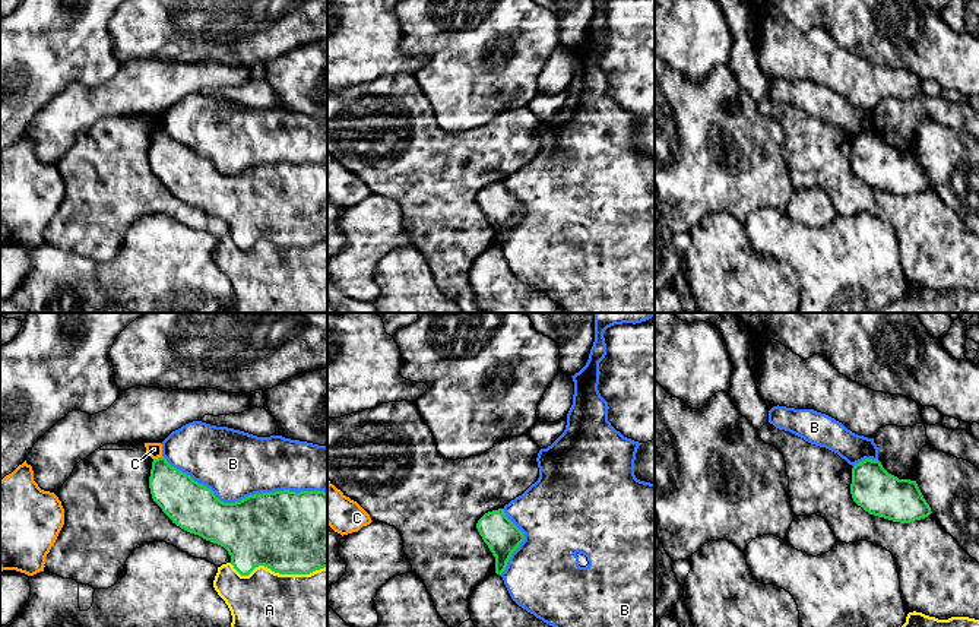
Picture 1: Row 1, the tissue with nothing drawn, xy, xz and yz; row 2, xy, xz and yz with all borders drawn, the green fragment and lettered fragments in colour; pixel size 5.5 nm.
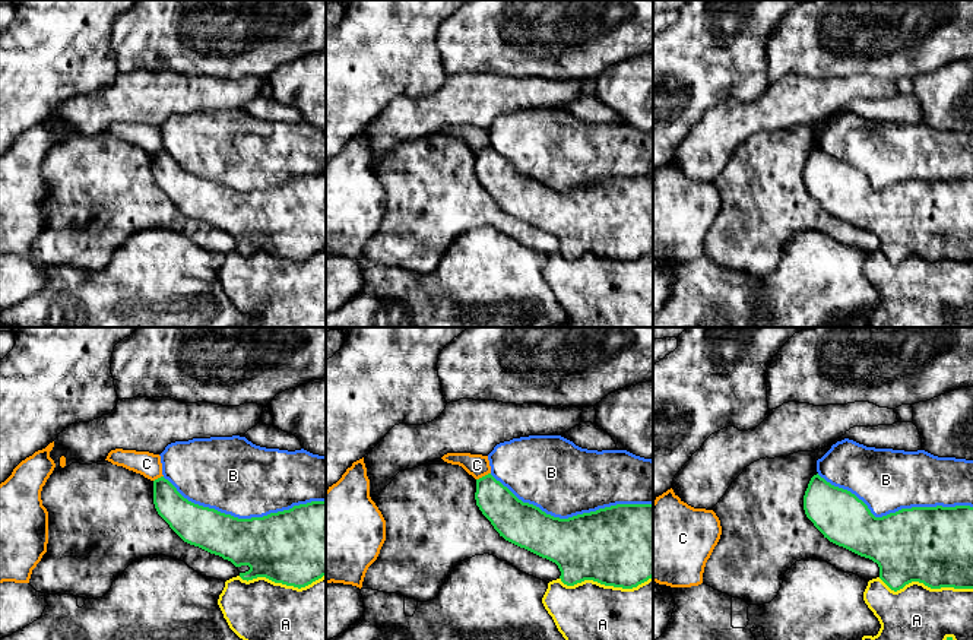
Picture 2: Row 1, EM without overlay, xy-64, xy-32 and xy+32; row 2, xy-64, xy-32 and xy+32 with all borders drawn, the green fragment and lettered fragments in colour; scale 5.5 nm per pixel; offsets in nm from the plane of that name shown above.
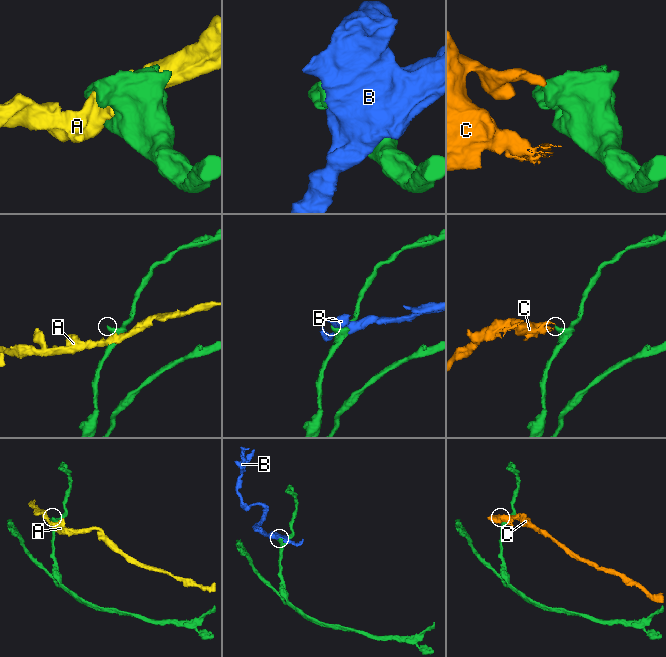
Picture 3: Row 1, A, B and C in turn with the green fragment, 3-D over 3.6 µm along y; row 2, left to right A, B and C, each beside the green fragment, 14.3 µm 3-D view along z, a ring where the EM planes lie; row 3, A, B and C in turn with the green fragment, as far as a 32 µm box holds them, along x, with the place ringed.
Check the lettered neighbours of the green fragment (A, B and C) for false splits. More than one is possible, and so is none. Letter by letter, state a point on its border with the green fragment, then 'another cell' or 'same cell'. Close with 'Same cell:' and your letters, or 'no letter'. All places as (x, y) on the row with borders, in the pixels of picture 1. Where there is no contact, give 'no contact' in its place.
A: xy (278, 572) | another cell
B: xy (244, 499) | another cell
C: xy (158, 458) | another cell
Same cell: no letter

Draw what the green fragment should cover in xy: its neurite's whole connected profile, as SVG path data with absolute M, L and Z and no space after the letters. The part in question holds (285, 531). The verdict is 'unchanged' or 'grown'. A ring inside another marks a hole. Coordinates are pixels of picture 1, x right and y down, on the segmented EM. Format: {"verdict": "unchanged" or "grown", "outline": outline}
{"verdict": "unchanged", "outline": "M164 456L152 462L149 488L153 501L172 523L224 547L231 555L231 564L241 576L248 576L259 566L279 574L310 574L327 567L327 493L324 491L283 490L248 495L235 503L224 503L210 488L171 466Z"}

